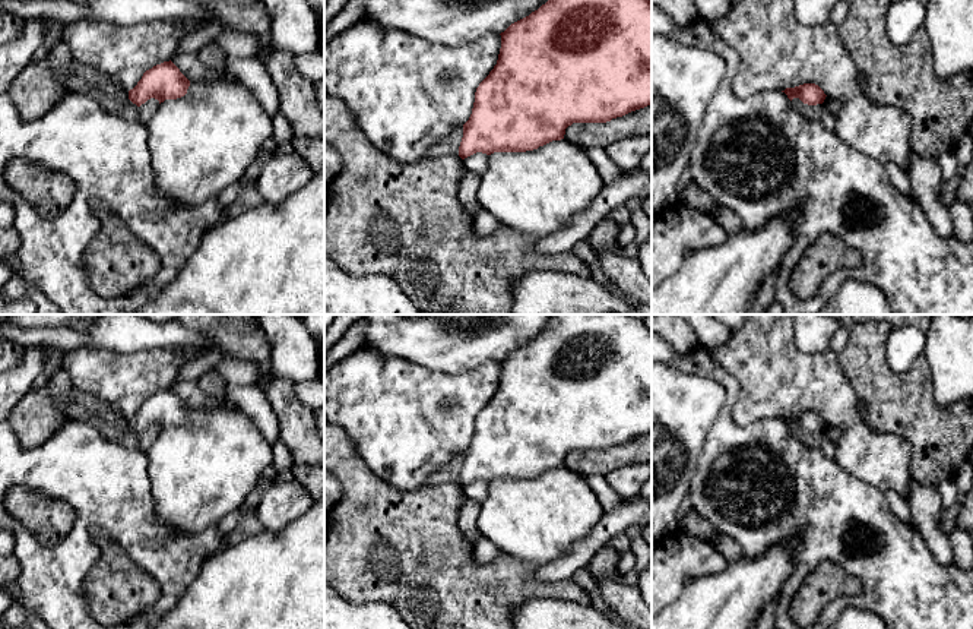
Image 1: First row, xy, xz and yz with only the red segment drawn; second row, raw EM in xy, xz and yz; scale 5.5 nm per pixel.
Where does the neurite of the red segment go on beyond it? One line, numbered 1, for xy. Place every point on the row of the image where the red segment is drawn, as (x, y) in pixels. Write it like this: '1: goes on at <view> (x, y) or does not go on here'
1: does not go on here

